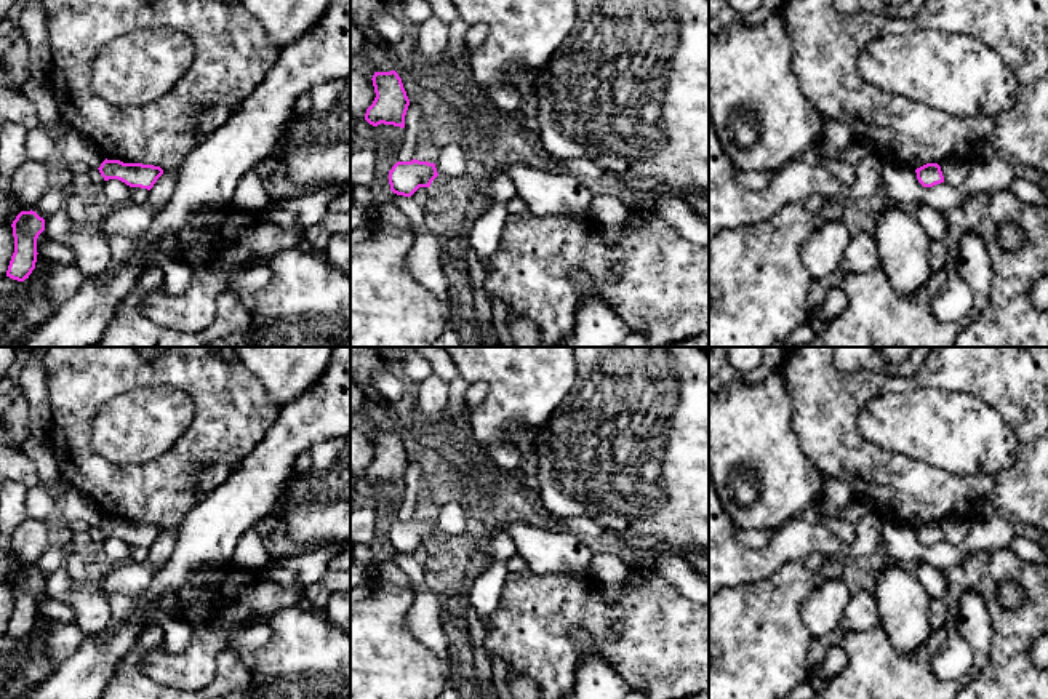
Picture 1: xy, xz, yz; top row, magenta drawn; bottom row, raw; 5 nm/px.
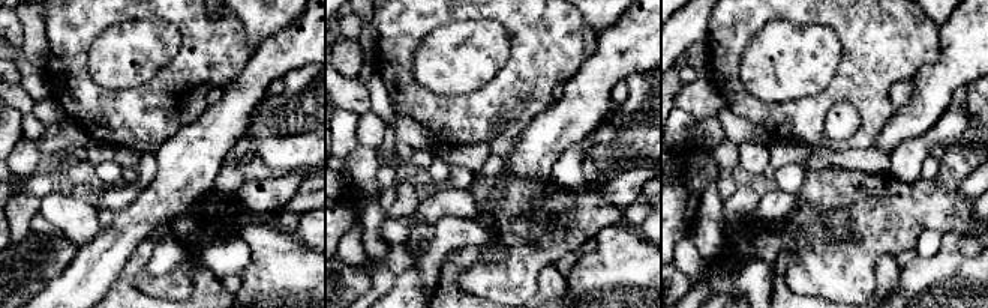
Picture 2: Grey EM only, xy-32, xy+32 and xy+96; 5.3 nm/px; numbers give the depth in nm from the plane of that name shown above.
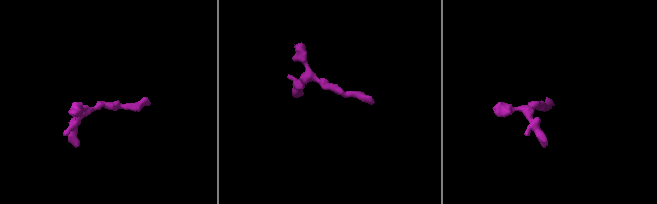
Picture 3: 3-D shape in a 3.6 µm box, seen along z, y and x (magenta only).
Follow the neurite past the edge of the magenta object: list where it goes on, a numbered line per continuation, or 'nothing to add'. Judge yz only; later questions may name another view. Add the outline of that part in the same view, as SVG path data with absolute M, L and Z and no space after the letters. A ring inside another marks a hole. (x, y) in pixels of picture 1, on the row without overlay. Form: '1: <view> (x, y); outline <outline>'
nothing to add

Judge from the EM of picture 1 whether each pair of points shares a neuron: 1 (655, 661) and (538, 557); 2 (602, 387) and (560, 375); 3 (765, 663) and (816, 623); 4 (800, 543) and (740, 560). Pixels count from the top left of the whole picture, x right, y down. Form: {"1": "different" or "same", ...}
{"1": "different", "2": "different", "3": "different", "4": "same"}

